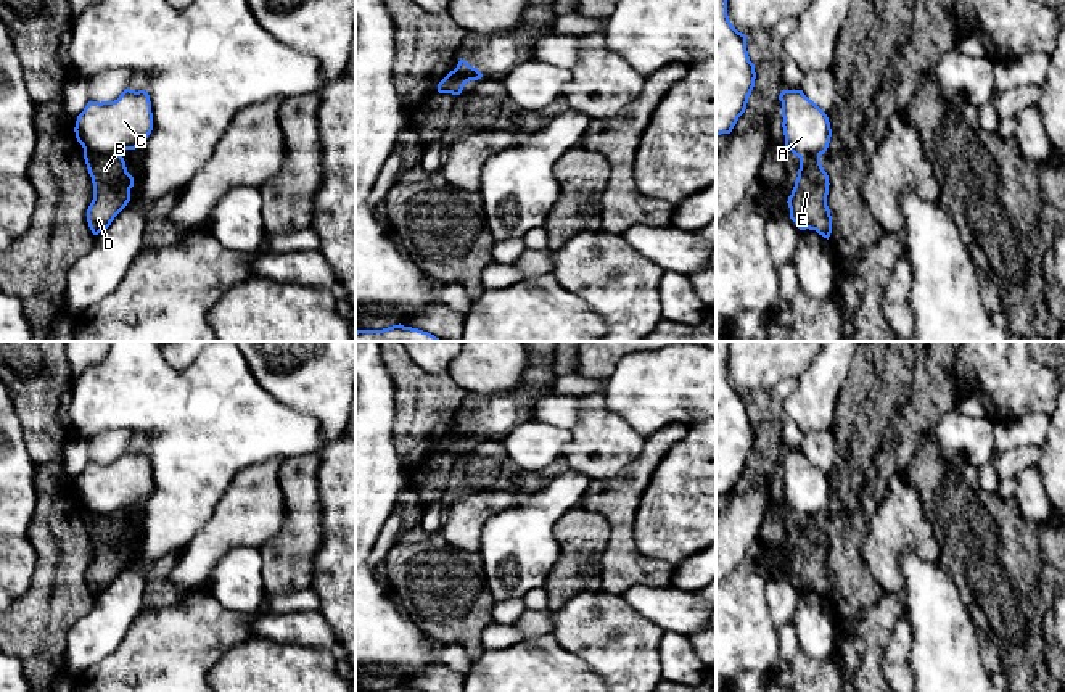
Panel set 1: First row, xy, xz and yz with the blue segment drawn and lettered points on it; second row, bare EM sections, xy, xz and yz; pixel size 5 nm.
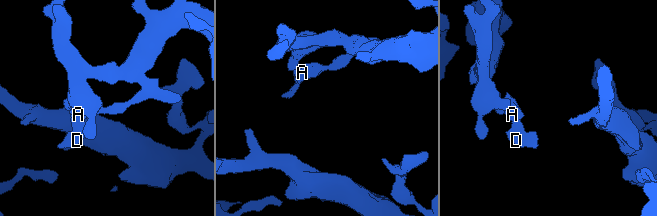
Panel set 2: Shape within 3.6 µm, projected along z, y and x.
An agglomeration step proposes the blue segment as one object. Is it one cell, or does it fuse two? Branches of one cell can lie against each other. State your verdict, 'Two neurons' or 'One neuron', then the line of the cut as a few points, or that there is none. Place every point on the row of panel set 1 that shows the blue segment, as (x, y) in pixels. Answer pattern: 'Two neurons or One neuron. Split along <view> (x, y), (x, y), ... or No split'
Two neurons. Split along xy (84, 148), (94, 153), (119, 155)

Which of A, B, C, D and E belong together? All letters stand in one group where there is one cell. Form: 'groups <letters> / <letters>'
groups A C / B D E

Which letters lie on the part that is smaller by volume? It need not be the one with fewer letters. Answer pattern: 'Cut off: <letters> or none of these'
Cut off: B, D, E

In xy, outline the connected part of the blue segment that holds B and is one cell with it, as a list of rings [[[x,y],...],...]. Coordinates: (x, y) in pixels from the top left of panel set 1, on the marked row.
[[[84,150],[84,159],[93,183],[87,222],[92,233],[98,235],[130,201],[134,177],[127,172],[121,154],[105,156]]]

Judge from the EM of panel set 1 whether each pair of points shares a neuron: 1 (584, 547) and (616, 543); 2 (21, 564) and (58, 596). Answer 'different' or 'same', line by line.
1: different
2: different

